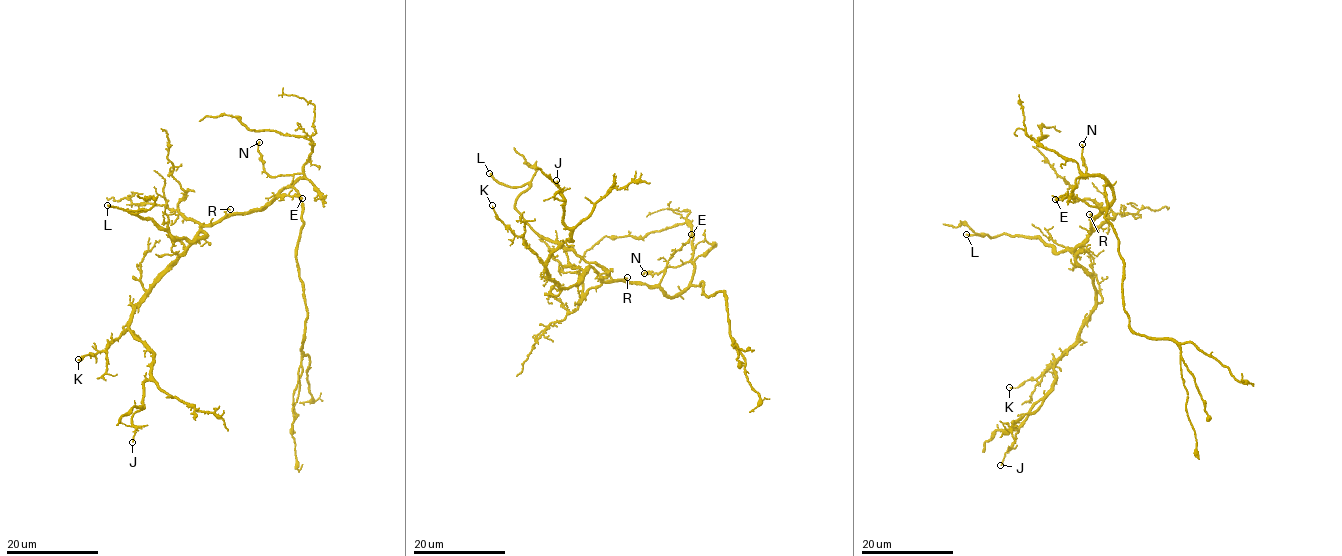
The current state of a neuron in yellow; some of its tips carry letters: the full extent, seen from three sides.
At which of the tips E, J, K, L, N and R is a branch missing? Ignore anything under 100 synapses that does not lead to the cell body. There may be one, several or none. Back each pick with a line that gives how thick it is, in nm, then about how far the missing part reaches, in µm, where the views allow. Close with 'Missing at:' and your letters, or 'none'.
L: 280 nm | 200 µm
Missing at: L

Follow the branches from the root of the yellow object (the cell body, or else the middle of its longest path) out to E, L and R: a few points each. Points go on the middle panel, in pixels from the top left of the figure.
E: (657, 286), (668, 260), (691, 234)
L: (657, 286), (604, 281), (601, 267), (541, 237), (523, 218), (515, 201), (528, 183), (508, 187), (489, 173)
R: (657, 286), (626, 283), (623, 281), (627, 277)

